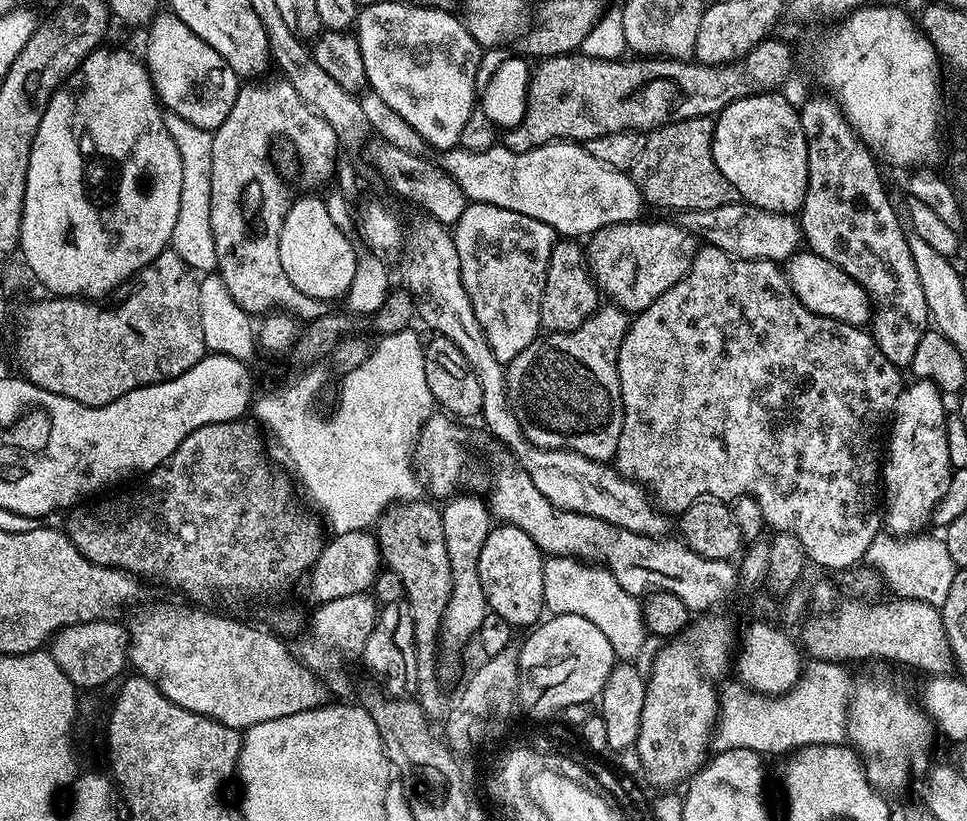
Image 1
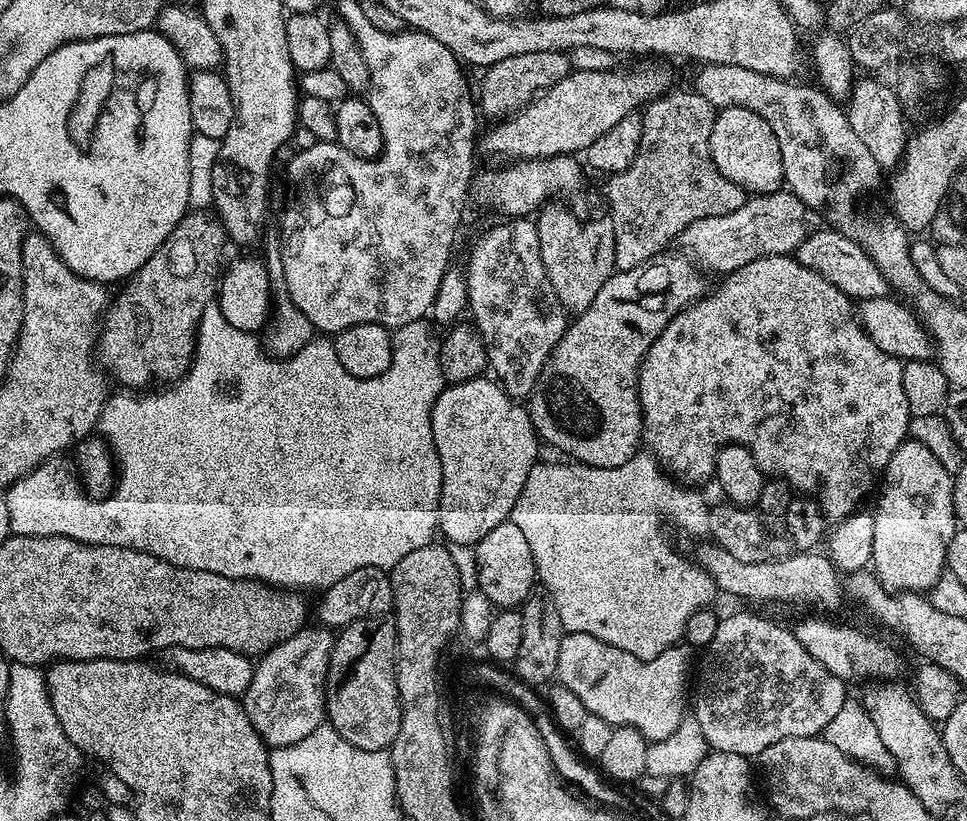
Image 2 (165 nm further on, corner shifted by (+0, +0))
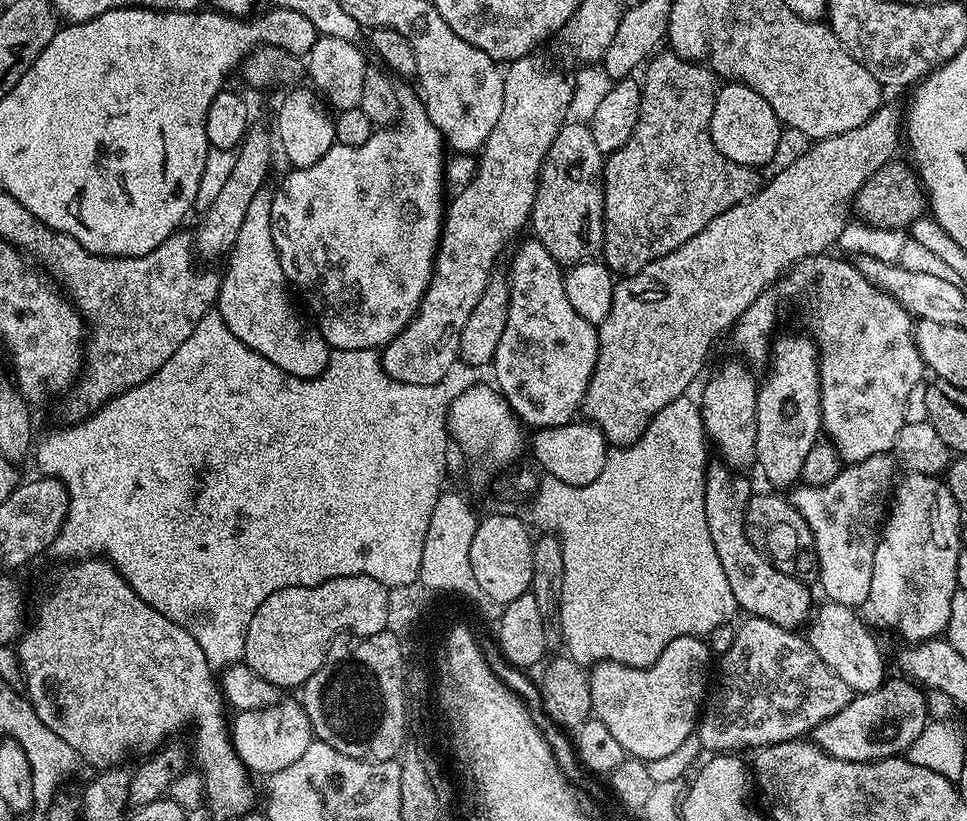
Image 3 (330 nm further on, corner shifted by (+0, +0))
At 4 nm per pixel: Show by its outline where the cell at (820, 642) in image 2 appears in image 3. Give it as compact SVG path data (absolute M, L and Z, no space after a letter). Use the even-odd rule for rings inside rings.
M723 462L709 463L704 474L706 522L710 526L714 550L718 550L718 562L722 562L722 570L726 570L726 582L730 582L730 590L741 613L766 618L783 628L799 629L809 623L814 608L808 593L809 585L790 574L782 574L782 570L775 568L745 536L744 515L754 488L744 476L747 475L743 471L729 468Z

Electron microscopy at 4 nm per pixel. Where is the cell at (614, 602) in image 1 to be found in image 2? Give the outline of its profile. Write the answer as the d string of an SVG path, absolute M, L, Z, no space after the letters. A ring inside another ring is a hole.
M637 454L630 458L630 462L622 462L622 466L614 466L613 468L591 468L590 465L579 462L544 463L538 462L532 467L530 474L526 474L524 489L522 494L518 494L518 502L514 502L510 522L514 526L518 526L518 530L522 530L526 543L530 546L530 554L534 558L539 583L554 600L565 633L590 634L610 646L618 646L618 650L626 650L626 654L634 654L634 658L642 658L643 660L658 658L658 654L662 654L662 650L681 643L685 639L687 622L691 616L700 608L709 607L713 603L711 600L718 596L718 589L711 578L711 574L701 567L695 559L692 559L693 561L687 560L682 553L676 552L675 546L668 541L668 536L664 533L664 520L676 520L677 526L684 532L707 533L709 501L704 501L703 494L695 487L673 480L661 468L660 461L651 454Z

